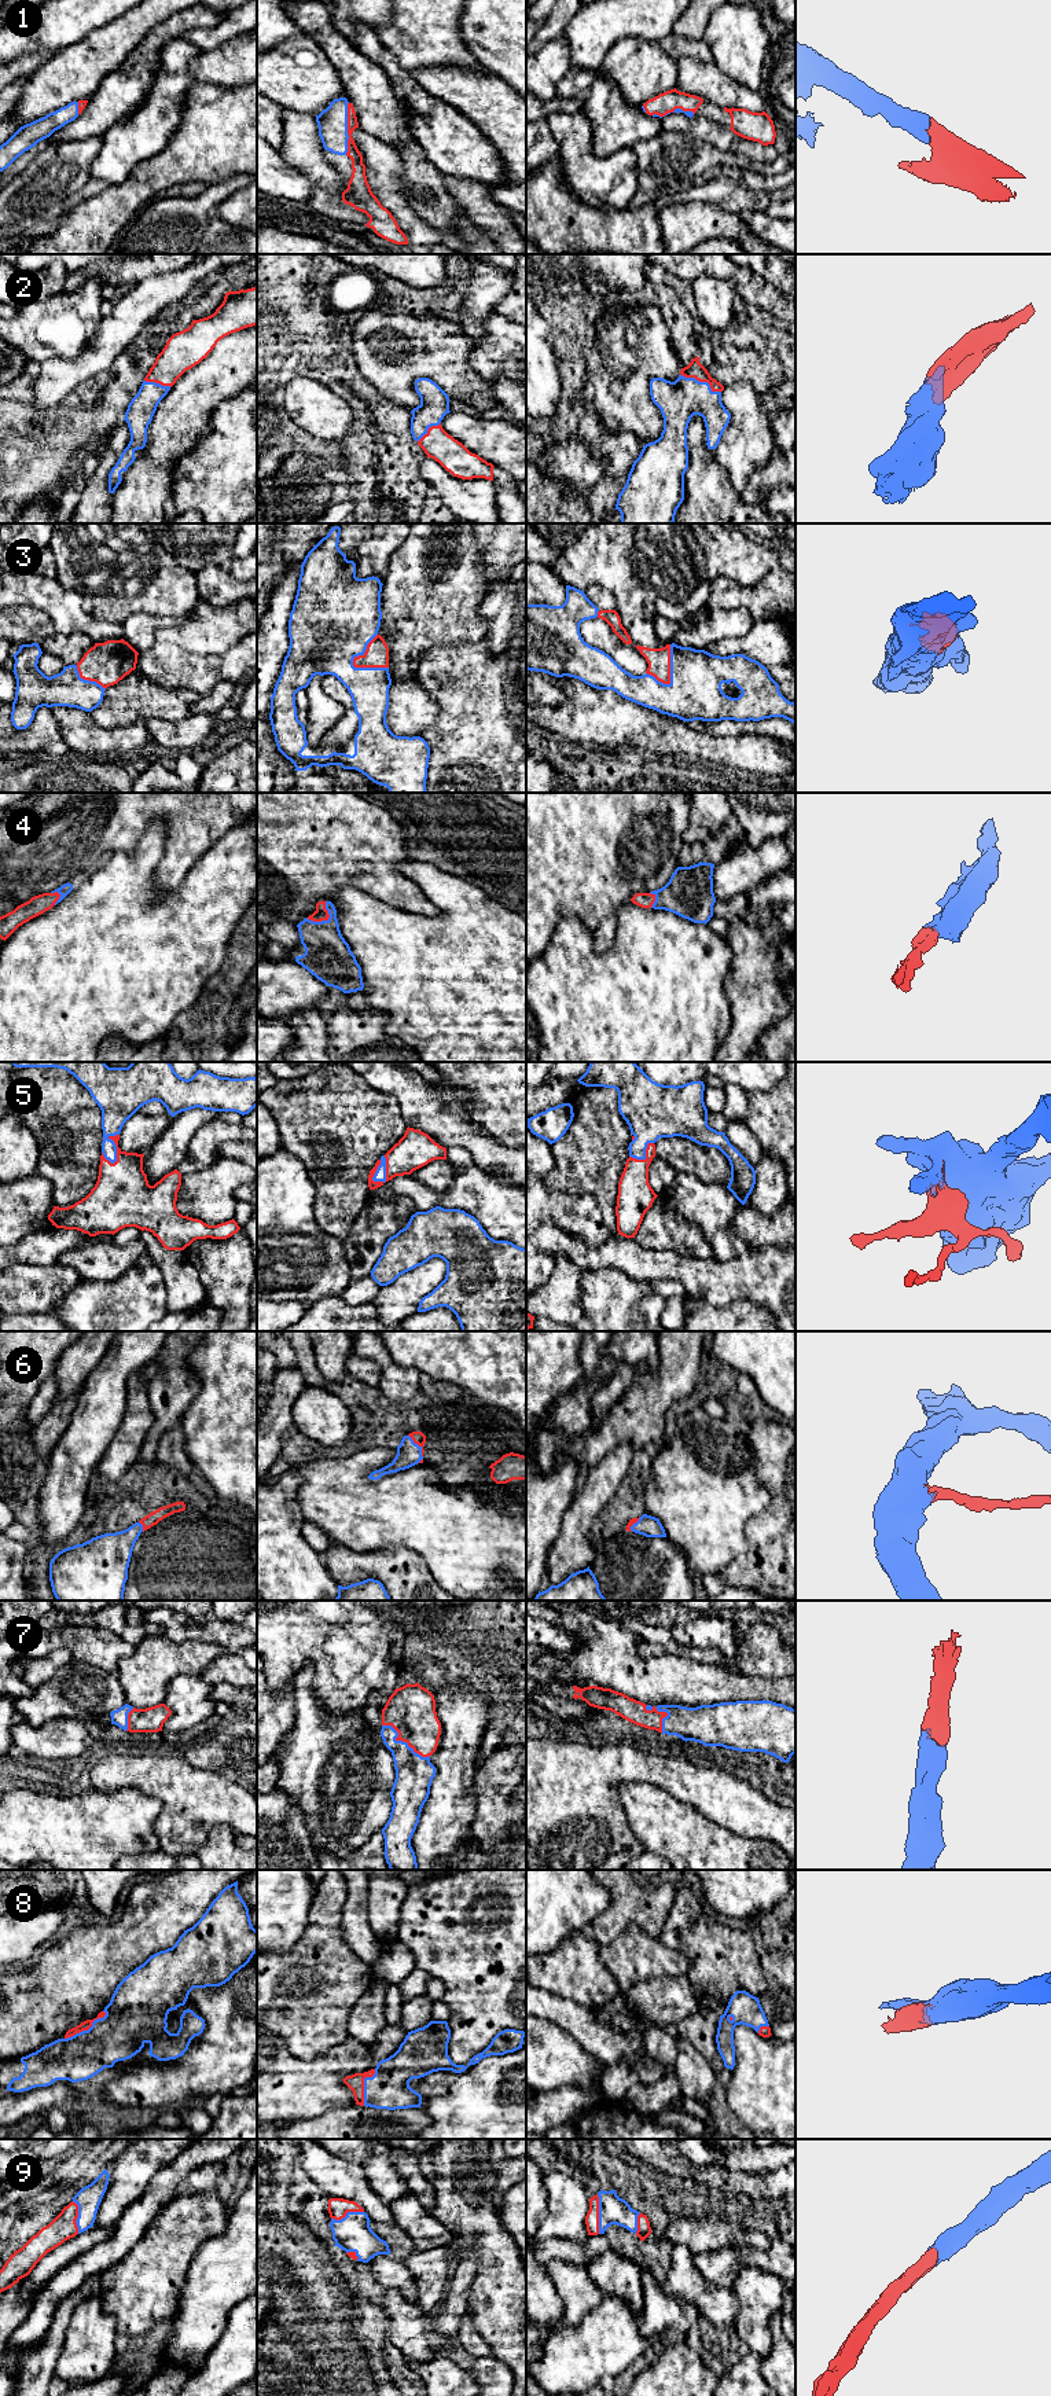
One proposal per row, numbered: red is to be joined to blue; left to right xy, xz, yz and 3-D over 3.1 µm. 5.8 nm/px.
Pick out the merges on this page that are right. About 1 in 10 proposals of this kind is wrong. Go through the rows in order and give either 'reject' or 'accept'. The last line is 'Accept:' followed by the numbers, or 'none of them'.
1: accept
2: accept
3: accept
4: accept
5: accept
6: accept
7: accept
8: accept
9: accept
Accept: 1, 2, 3, 4, 5, 6, 7, 8, 9

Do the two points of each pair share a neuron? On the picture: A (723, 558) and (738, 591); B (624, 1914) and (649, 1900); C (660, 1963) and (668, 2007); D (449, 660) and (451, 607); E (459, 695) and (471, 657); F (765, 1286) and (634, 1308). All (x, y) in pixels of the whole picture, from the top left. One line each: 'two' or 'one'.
A: two
B: one
C: two
D: two
E: one
F: two

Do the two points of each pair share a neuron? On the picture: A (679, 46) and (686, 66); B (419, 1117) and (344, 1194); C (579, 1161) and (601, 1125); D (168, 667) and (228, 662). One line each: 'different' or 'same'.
A: different
B: different
C: same
D: same

